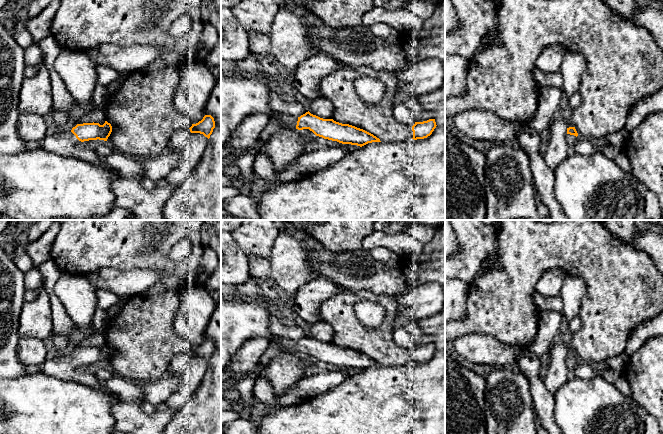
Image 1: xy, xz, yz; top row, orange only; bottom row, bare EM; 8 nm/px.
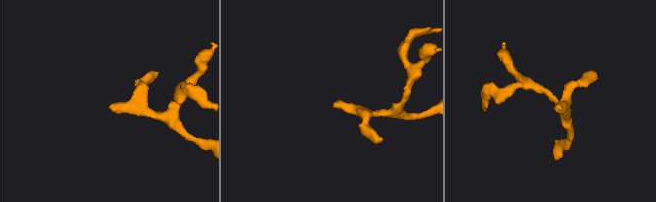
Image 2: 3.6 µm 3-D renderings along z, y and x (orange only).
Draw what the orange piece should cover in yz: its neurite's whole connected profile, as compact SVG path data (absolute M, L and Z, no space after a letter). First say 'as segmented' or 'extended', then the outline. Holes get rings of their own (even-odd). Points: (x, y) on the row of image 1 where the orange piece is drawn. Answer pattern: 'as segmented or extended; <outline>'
extended; M575 127L567 128L566 142L567 142L568 156L572 156L574 154L576 154L576 152L575 152L575 144L576 144L576 142L578 140L577 136L578 136L578 133L577 133Z

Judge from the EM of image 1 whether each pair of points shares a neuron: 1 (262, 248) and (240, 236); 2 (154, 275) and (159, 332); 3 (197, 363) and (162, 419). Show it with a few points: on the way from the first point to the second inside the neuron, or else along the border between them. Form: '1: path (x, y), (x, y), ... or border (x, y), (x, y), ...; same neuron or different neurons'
1: path (257, 243), (250, 236), (245, 236); same neuron
2: border (161, 272), (161, 277), (155, 283), (135, 295); different neurons
3: path (194, 377), (192, 386), (174, 405); same neuron

